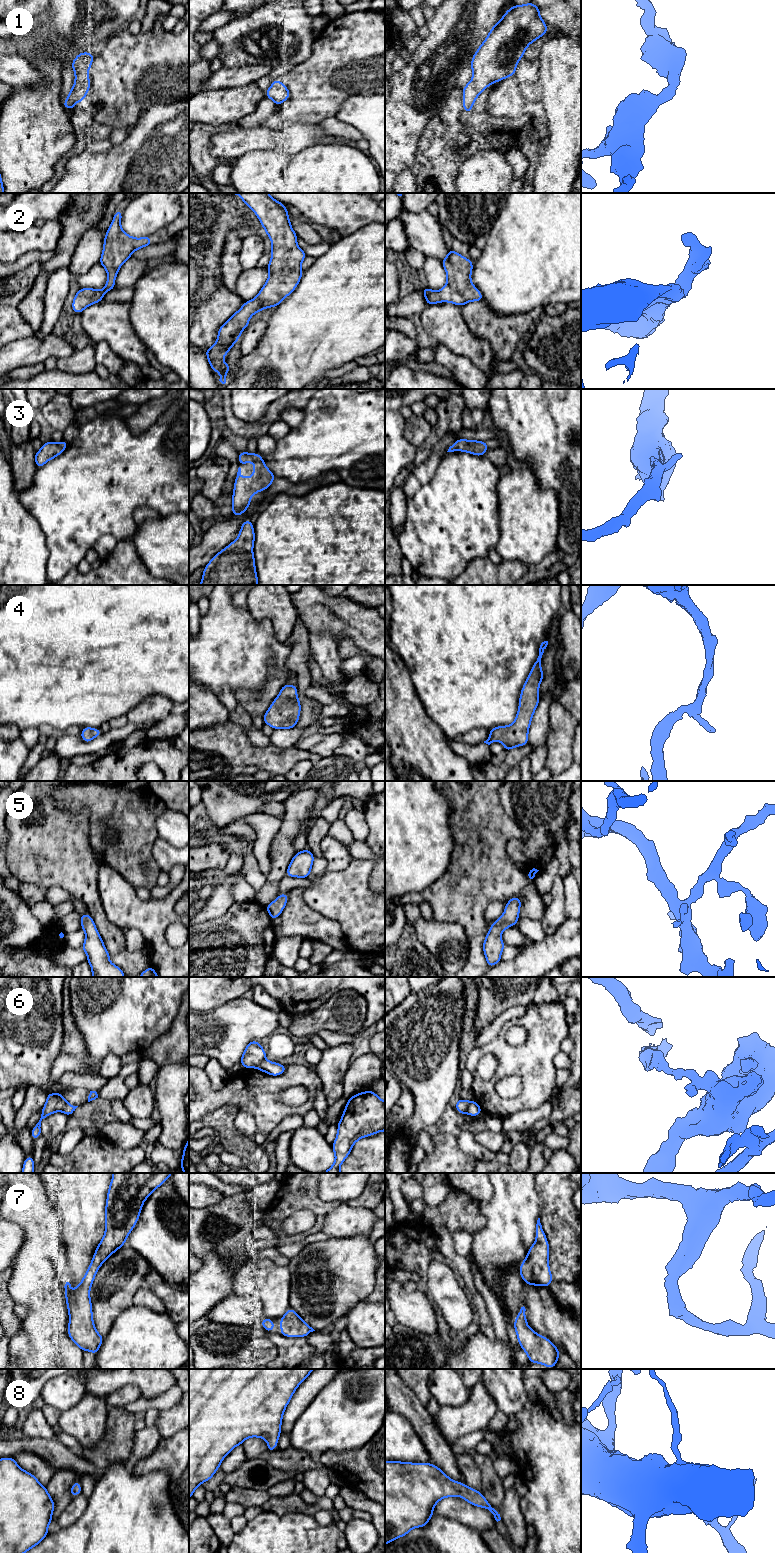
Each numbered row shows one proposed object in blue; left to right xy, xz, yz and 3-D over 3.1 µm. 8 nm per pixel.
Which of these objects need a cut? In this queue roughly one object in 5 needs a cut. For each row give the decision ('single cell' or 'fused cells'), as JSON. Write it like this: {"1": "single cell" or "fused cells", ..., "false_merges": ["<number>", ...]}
{"1": "single cell", "2": "single cell", "3": "single cell", "4": "single cell", "5": "single cell", "6": "fused cells", "7": "single cell", "8": "single cell", "false_merges": ["6"]}

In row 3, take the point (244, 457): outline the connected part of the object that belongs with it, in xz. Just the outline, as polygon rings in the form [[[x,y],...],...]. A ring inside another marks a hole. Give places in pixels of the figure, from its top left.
[[[247,451],[240,452],[239,464],[254,462],[254,472],[250,478],[241,476],[241,468],[238,468],[234,491],[232,496],[232,515],[240,516],[250,507],[252,496],[260,491],[266,490],[276,479],[273,473],[266,467],[260,454],[249,454]]]

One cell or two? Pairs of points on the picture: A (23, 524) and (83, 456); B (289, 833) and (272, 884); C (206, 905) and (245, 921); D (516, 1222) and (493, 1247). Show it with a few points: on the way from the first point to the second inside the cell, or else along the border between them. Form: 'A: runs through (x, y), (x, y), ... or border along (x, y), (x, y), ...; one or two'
A: border along (18, 495), (19, 502), (36, 520), (44, 535); two
B: runs through (282, 846), (278, 871); one
C: border along (234, 902), (223, 914), (204, 923); two
D: runs through (510, 1228), (499, 1241); one

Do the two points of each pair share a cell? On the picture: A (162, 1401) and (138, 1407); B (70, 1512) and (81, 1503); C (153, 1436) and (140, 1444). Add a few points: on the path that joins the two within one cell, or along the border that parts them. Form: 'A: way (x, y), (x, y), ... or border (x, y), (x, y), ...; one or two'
A: way (156, 1403), (144, 1404); one
B: way (73, 1510), (78, 1505); one
C: way (150, 1436), (143, 1443); one

